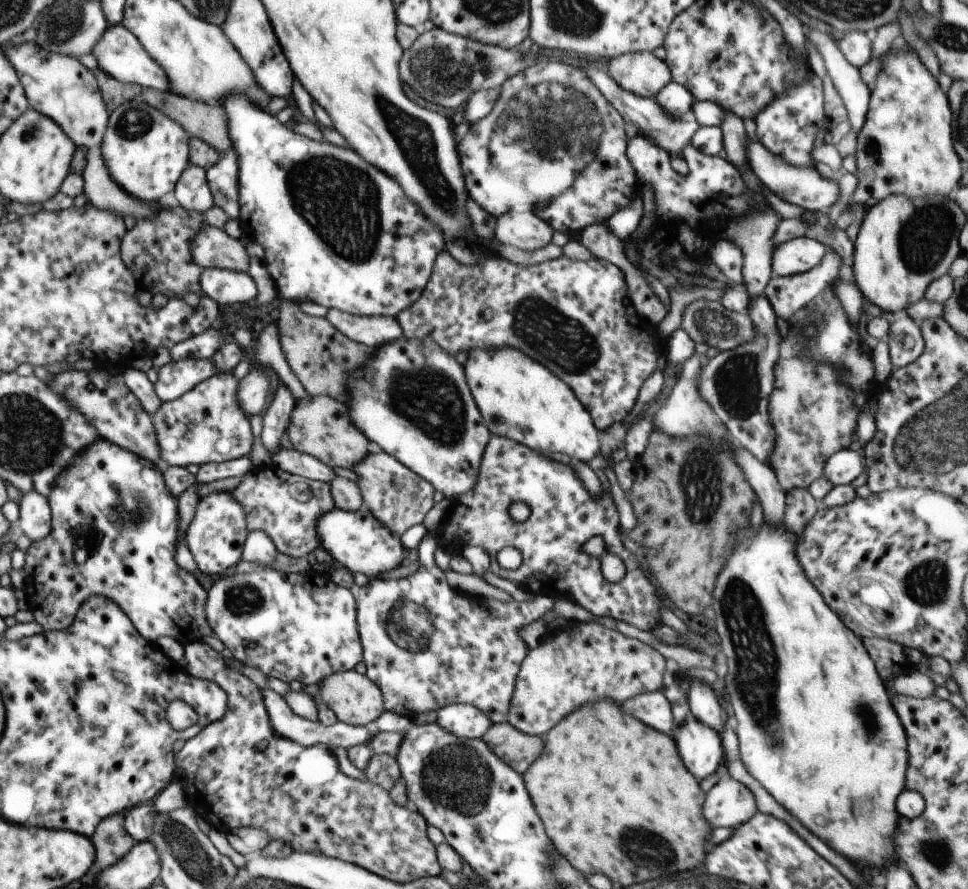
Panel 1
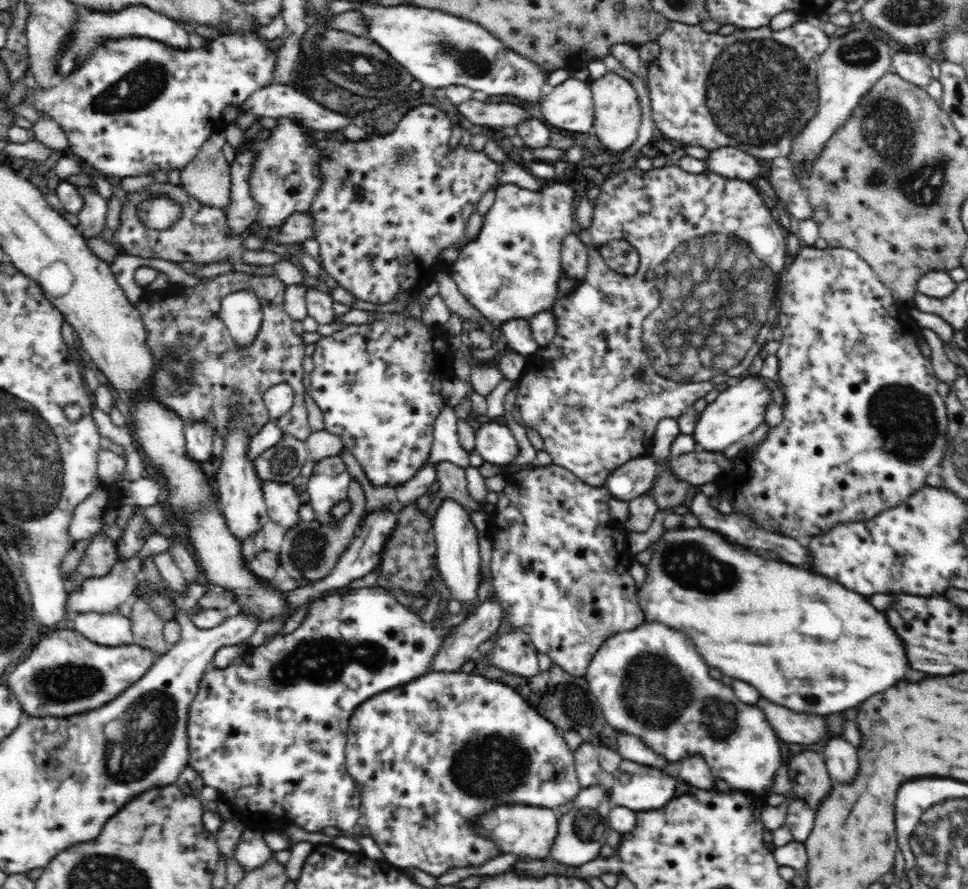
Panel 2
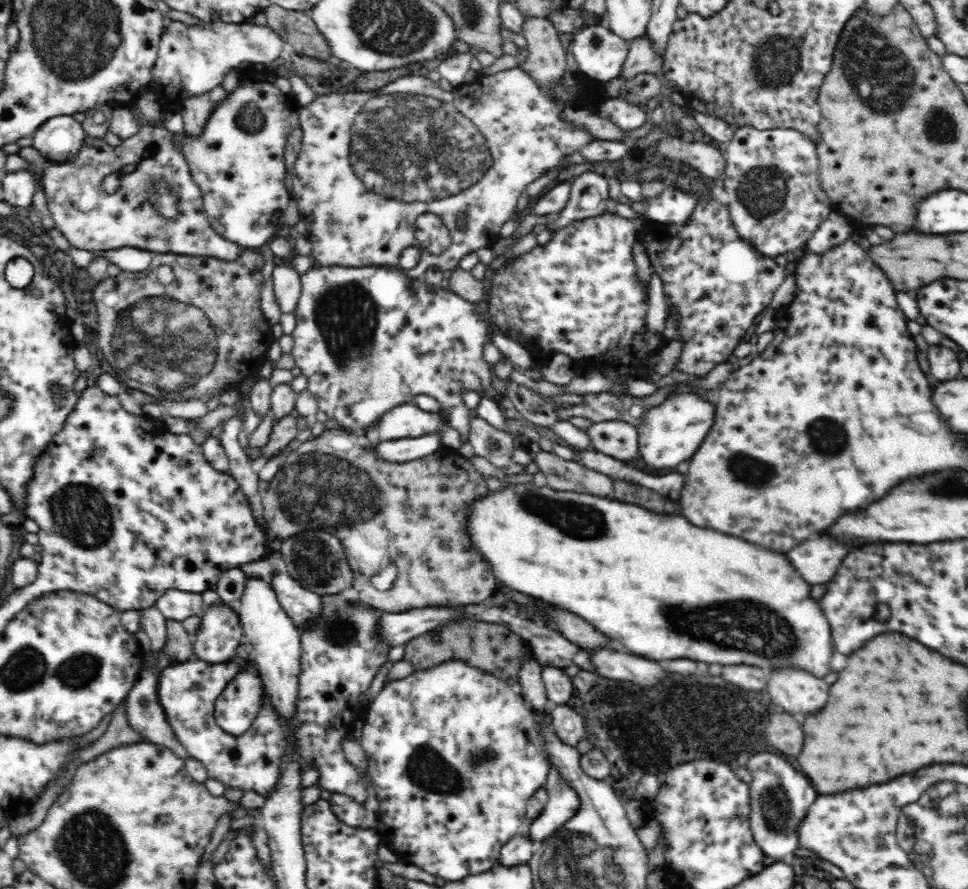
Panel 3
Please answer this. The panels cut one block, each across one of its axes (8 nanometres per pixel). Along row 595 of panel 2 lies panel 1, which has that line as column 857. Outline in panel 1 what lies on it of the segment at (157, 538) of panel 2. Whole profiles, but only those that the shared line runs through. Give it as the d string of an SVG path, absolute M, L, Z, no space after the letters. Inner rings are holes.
M809 28L805 38L816 47L822 56L827 74L832 79L834 87L842 97L842 102L848 111L847 121L851 125L852 131L858 134L864 127L867 118L871 90L861 80L859 68L846 60L836 42L828 34L820 31Z

